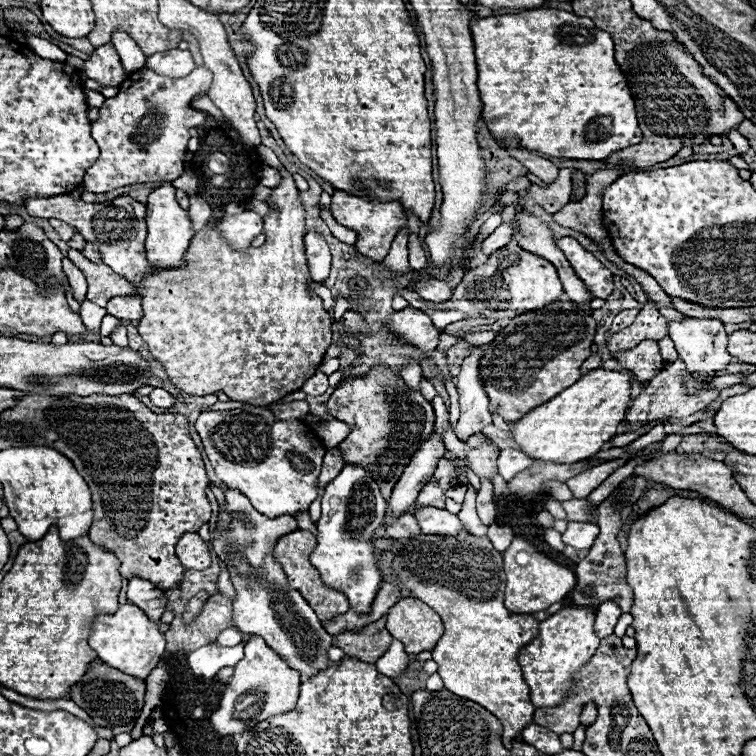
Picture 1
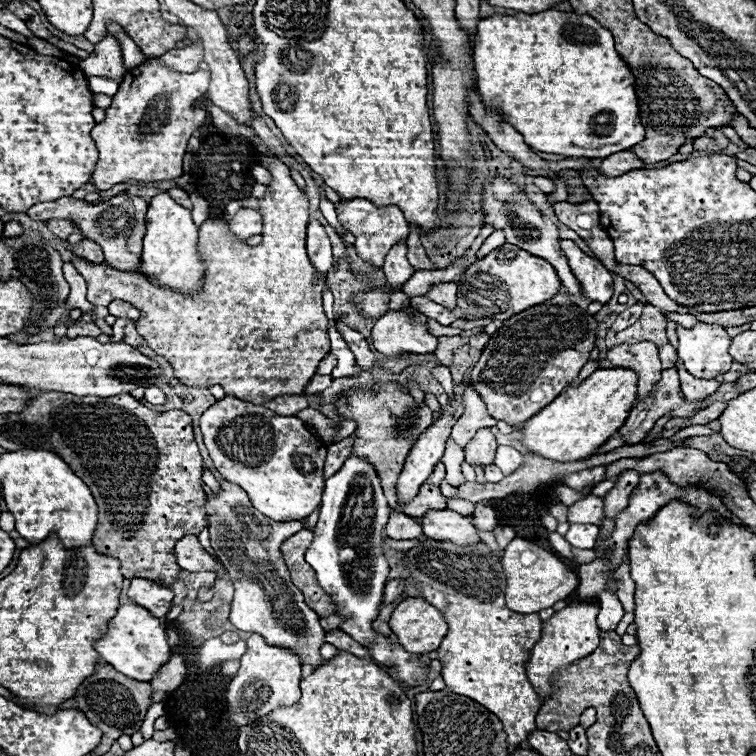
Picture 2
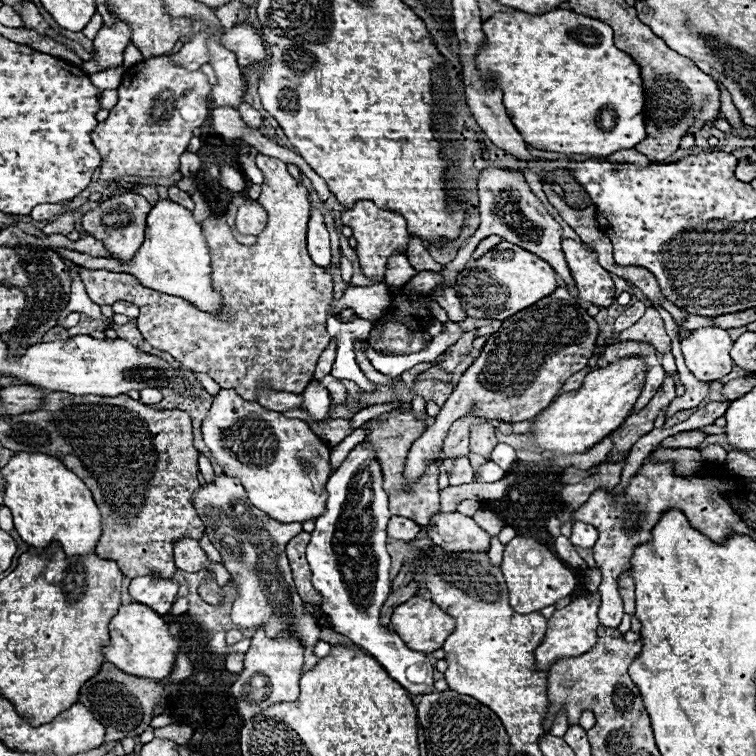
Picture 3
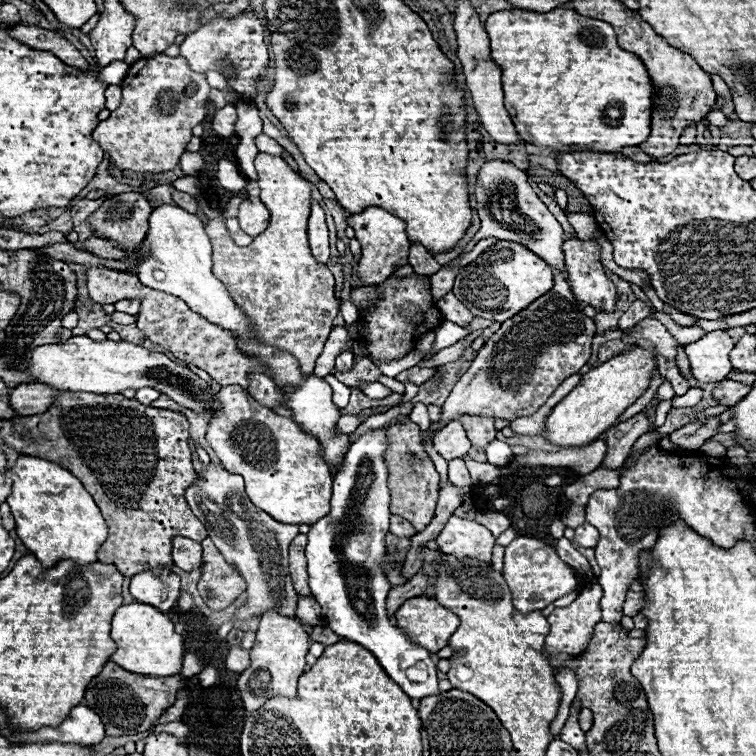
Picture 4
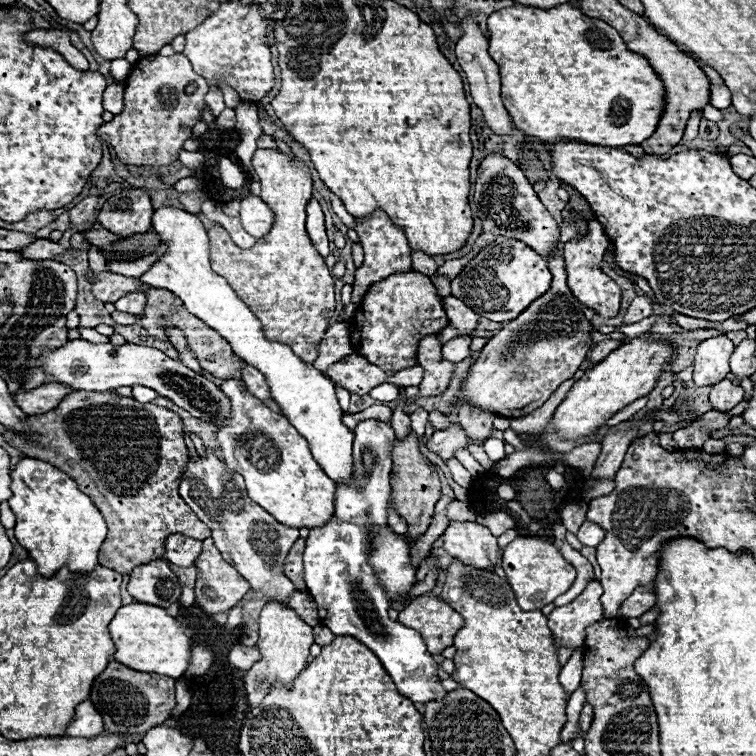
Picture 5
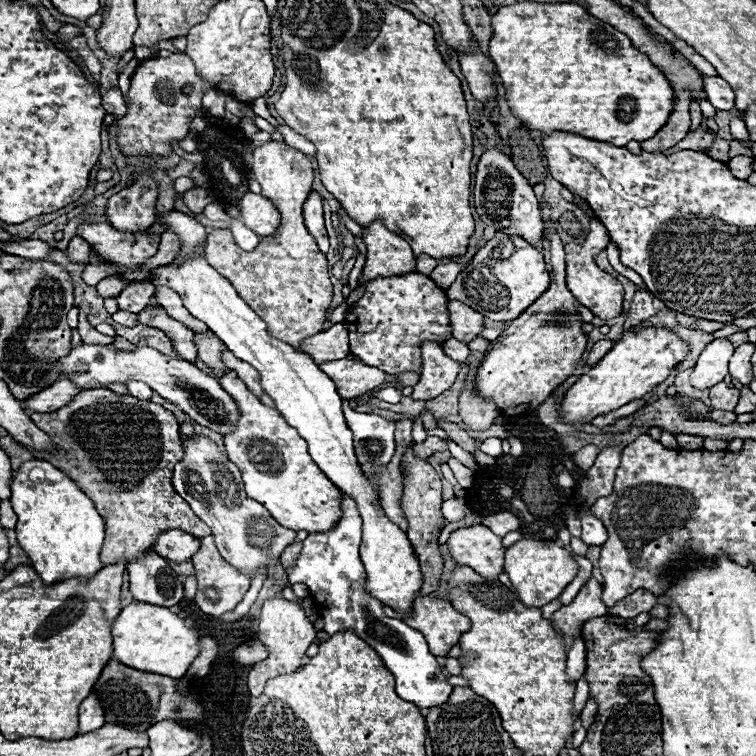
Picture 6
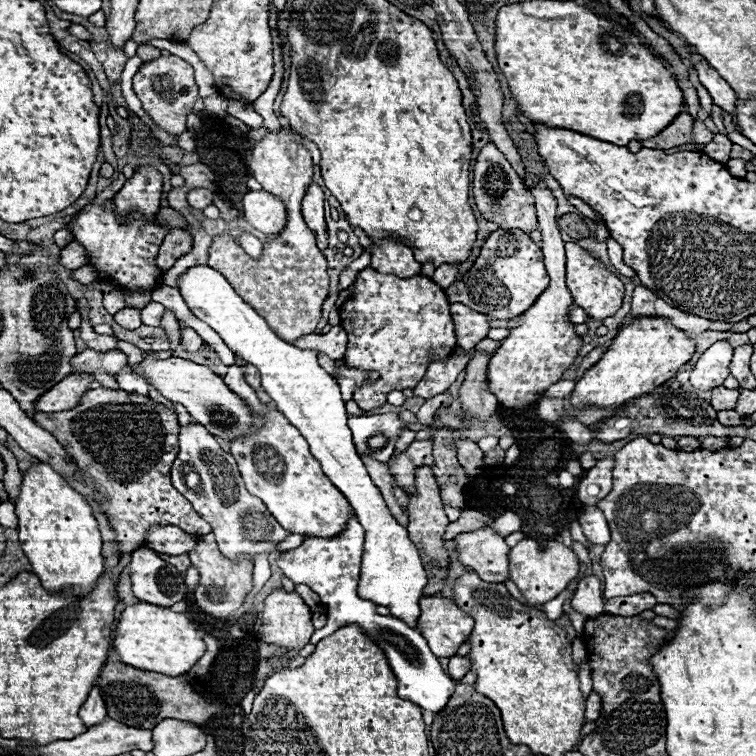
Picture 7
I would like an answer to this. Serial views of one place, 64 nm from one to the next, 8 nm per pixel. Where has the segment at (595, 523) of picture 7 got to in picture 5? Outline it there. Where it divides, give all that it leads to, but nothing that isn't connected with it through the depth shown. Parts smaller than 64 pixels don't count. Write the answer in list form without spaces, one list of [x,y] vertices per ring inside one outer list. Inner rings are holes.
[[[584,520],[584,524],[580,526],[576,536],[584,546],[598,546],[604,540],[604,530],[598,524],[594,524],[590,520]]]

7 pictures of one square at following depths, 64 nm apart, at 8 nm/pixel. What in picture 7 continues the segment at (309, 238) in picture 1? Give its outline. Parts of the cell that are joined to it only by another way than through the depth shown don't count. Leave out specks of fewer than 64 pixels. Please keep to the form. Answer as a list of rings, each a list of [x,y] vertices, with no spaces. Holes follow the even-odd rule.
[[[310,182],[302,198],[302,218],[306,226],[316,234],[316,244],[320,250],[328,246],[328,230],[324,222],[324,192],[316,182]]]

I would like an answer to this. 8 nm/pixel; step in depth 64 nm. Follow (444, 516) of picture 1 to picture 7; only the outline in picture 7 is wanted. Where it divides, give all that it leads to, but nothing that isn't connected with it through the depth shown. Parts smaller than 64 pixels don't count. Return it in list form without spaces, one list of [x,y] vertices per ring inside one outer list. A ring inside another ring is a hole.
[[[482,528],[476,532],[464,532],[456,538],[460,562],[474,570],[482,580],[492,584],[504,584],[510,578],[508,554],[510,548],[504,536],[496,534],[492,528]]]

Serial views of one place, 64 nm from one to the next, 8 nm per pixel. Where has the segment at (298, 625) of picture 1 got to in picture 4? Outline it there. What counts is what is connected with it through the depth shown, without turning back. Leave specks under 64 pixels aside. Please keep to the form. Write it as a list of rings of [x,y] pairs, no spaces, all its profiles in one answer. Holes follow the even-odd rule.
[[[214,462],[202,466],[196,472],[196,480],[186,488],[184,498],[190,504],[192,512],[206,524],[208,536],[212,538],[220,554],[246,580],[248,600],[236,610],[236,618],[250,620],[252,616],[260,616],[268,608],[276,608],[286,616],[294,616],[298,598],[288,576],[288,548],[298,536],[298,526],[280,524],[264,510],[256,508],[244,492],[242,476],[224,472],[224,468]]]

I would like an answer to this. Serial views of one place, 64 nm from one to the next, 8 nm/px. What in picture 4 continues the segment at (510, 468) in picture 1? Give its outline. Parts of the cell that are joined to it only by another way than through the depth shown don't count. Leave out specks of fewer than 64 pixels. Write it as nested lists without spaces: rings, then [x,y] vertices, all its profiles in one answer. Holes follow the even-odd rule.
[[[492,440],[488,446],[486,446],[486,454],[488,454],[488,462],[490,464],[496,464],[496,466],[504,466],[512,460],[512,452],[510,452],[510,446],[502,440]]]

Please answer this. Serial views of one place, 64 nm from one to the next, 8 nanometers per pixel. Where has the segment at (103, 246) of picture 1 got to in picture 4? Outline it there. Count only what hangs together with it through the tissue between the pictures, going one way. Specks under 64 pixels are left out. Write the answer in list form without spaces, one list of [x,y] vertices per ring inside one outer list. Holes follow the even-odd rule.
[[[126,192],[122,196],[110,196],[88,218],[94,232],[106,240],[120,242],[128,252],[146,238],[148,216],[152,212],[150,202],[140,192]]]

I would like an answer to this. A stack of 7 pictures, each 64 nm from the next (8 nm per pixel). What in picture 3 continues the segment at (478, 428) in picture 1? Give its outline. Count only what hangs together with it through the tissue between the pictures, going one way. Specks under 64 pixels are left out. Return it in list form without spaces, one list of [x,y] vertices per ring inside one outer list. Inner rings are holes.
[[[464,416],[460,420],[456,420],[450,430],[448,436],[442,442],[442,452],[446,458],[460,458],[460,456],[468,456],[470,452],[470,444],[468,444],[468,436],[470,436],[470,426],[472,424],[482,424],[482,422],[490,422],[494,428],[498,428],[501,424],[500,420],[486,420],[486,418],[476,418],[476,416]]]

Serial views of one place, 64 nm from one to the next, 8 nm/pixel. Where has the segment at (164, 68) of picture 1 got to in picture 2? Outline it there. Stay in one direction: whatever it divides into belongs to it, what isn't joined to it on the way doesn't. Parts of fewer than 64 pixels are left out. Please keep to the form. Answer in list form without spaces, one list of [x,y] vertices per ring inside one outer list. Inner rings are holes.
[[[194,42],[184,48],[172,48],[164,56],[160,56],[160,60],[176,72],[196,72],[202,58],[204,58],[204,50],[200,42]]]

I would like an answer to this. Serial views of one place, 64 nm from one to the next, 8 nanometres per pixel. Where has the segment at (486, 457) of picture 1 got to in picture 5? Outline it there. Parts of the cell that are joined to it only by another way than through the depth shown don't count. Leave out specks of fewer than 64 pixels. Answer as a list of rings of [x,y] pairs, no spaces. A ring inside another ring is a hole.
[[[464,402],[458,406],[458,422],[472,442],[484,442],[486,438],[490,438],[490,432],[494,428],[492,426],[494,416],[496,414],[482,410],[478,406],[472,406],[470,402]]]

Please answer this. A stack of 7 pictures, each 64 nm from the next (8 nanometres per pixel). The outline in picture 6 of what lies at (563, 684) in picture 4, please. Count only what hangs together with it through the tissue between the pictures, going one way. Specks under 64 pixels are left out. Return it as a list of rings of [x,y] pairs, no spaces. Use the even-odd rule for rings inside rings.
[[[578,638],[574,640],[570,652],[568,652],[568,678],[578,682],[580,676],[584,674],[586,670],[586,646],[584,646],[584,640]]]

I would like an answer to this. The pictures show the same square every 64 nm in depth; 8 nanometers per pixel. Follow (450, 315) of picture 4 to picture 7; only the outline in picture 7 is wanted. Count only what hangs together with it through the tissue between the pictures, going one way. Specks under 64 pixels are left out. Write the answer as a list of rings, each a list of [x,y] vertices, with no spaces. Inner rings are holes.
[[[450,304],[450,314],[456,326],[458,346],[462,350],[474,350],[474,346],[488,336],[490,318],[486,314],[474,312],[464,304]]]

